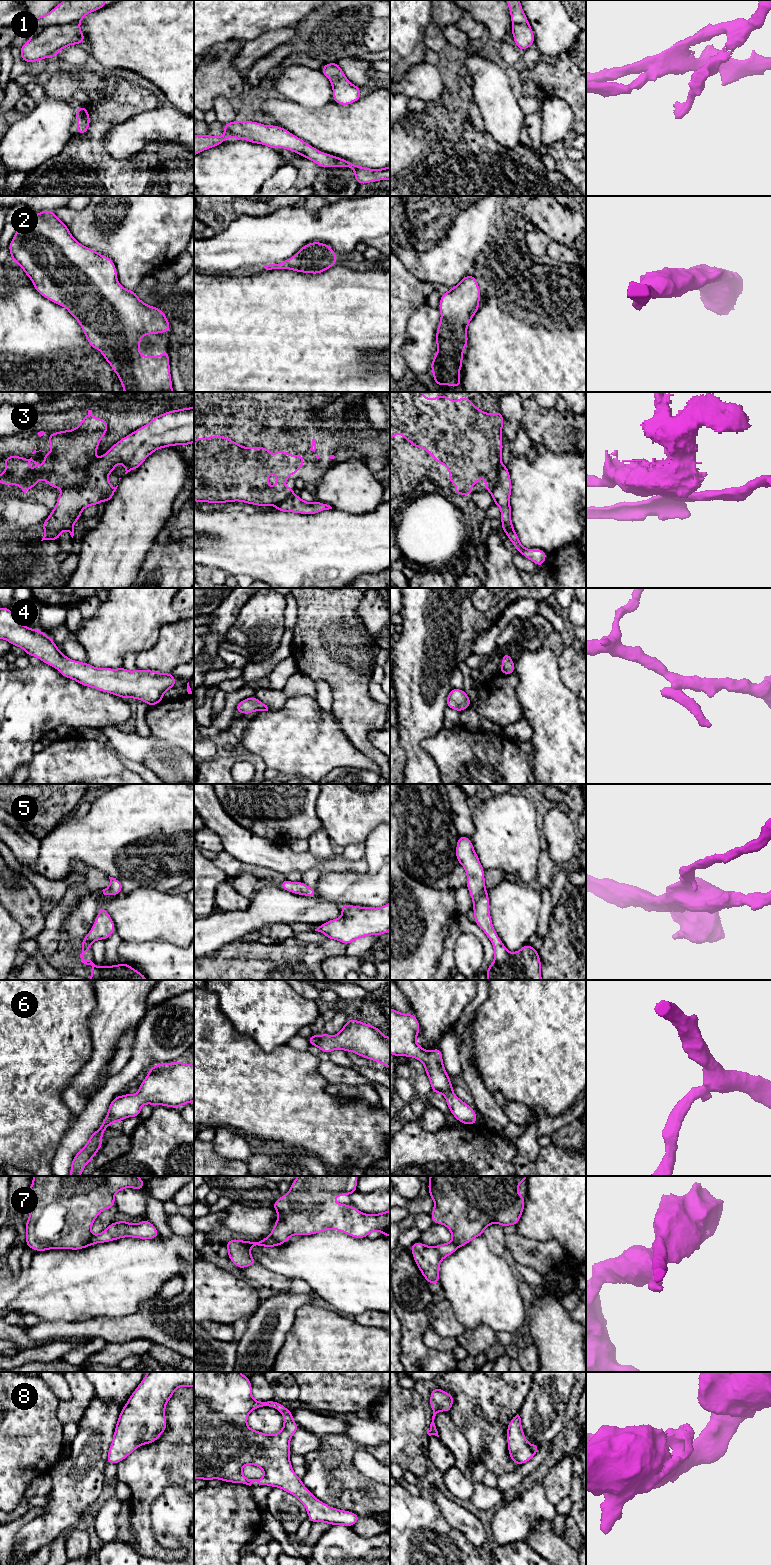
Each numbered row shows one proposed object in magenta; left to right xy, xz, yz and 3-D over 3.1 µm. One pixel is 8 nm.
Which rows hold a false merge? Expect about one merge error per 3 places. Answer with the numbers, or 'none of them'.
3, 7

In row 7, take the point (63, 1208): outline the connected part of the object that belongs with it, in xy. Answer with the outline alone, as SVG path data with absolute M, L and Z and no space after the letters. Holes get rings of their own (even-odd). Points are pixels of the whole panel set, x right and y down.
M33 1176L29 1188L31 1208L26 1228L26 1246L36 1251L49 1249L79 1250L89 1245L93 1236L91 1227L104 1210L115 1207L114 1196L125 1188L142 1190L146 1182L138 1176Z

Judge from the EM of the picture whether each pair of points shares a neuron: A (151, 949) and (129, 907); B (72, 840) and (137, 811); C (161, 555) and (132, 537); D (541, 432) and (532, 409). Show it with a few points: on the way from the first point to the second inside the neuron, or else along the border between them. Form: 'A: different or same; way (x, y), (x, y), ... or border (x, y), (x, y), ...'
A: different; border (123, 941), (168, 941), (170, 943)
B: same; way (88, 839), (111, 837), (121, 827)
C: different; border (155, 539), (139, 569)
D: same; way (541, 426), (533, 415)

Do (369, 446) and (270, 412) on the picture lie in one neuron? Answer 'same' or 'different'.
same

